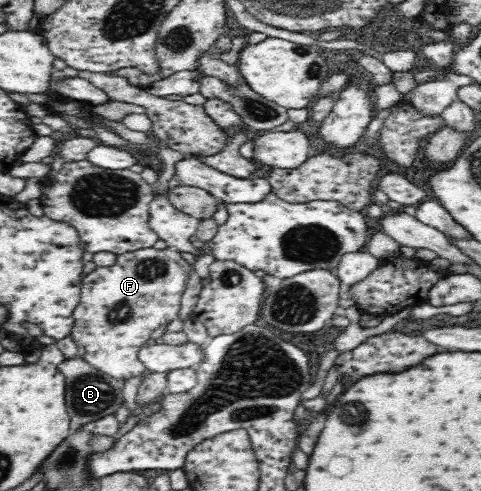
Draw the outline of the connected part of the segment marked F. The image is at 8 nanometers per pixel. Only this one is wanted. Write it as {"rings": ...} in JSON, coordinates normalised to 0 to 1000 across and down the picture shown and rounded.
{"rings":[[[353,503],[262,513],[243,521],[235,542],[200,546],[173,566],[168,609],[152,635],[156,656],[146,686],[160,705],[158,725],[245,774],[266,774],[295,762],[306,749],[287,731],[287,717],[312,692],[320,672],[370,650],[374,607],[389,587],[399,550],[401,542],[378,525],[376,513]]]}

